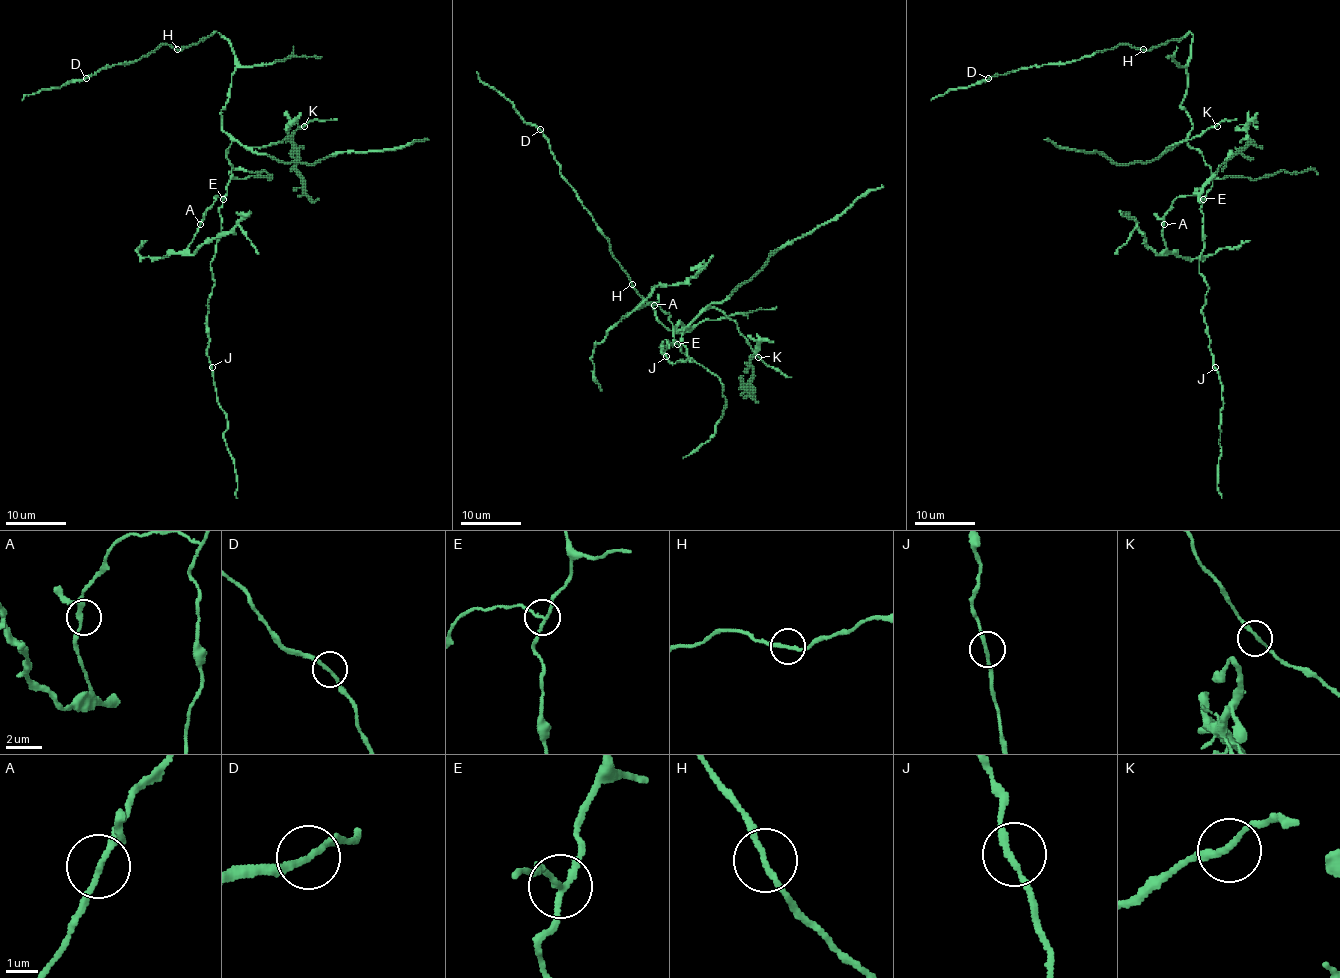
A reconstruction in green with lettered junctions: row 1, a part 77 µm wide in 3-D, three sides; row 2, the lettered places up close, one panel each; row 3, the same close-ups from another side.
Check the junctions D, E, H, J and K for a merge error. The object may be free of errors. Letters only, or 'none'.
E

